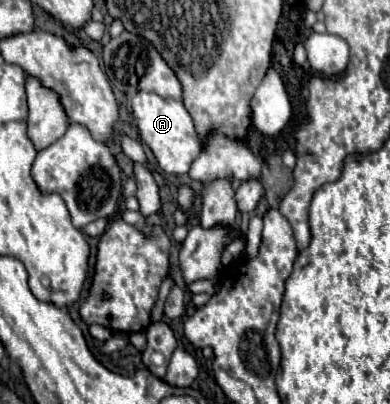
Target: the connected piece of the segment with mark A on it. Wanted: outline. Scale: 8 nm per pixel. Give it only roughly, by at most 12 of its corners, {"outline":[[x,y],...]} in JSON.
{"outline":[[138,92],[132,114],[162,172],[202,152],[182,100]]}

